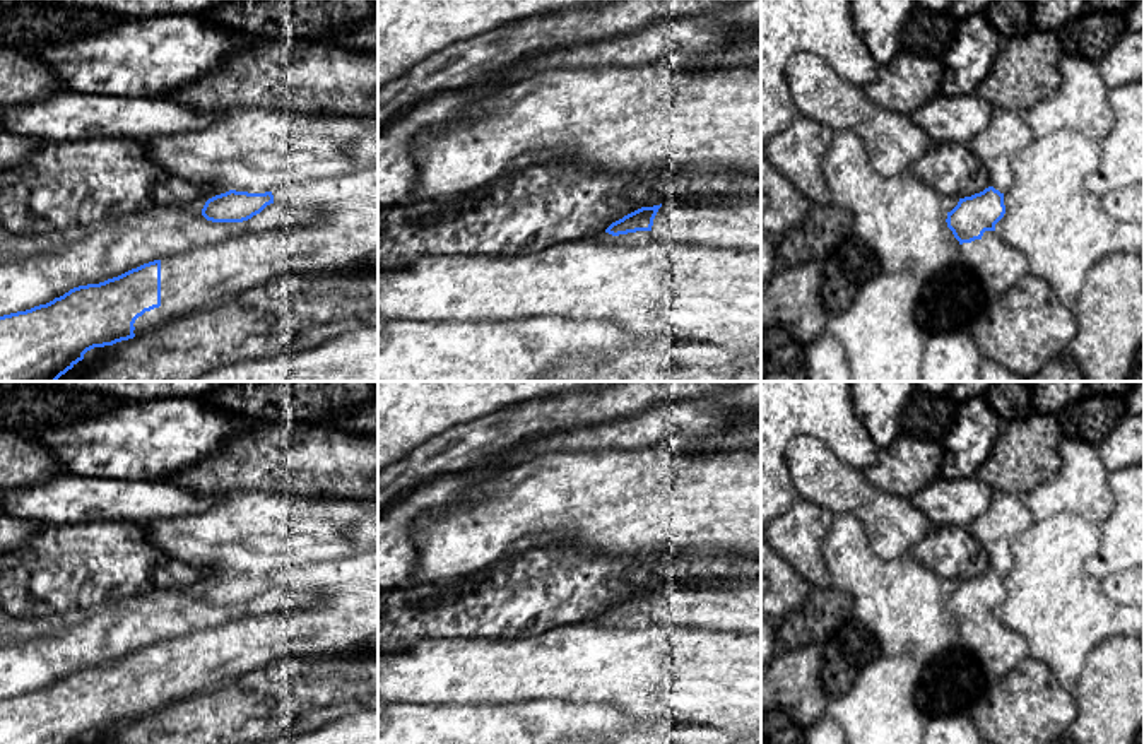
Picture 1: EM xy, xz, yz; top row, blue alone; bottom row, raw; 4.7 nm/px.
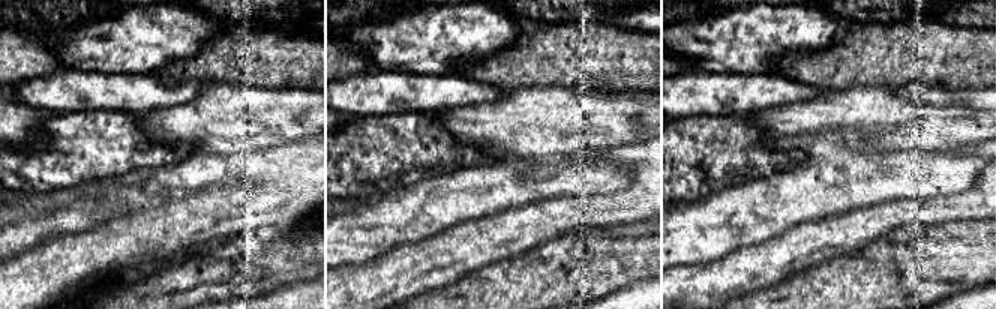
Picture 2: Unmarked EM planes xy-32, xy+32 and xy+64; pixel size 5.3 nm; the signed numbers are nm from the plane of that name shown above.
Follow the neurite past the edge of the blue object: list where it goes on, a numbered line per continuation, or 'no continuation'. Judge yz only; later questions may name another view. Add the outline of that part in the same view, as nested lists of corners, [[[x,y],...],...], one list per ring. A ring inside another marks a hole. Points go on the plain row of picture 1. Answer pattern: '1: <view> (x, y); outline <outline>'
1: yz (999, 649); outline [[[995,614],[980,623],[959,628],[963,645],[976,655],[990,676],[1002,679],[1028,655],[1026,640],[1002,624]]]

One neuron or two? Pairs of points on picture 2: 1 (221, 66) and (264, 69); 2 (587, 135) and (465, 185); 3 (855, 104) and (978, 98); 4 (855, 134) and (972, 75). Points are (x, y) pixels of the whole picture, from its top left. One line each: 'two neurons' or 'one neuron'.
1: one neuron
2: two neurons
3: two neurons
4: two neurons

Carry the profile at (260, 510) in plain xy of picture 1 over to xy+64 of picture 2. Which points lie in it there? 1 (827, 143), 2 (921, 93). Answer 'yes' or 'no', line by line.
1: no
2: no

